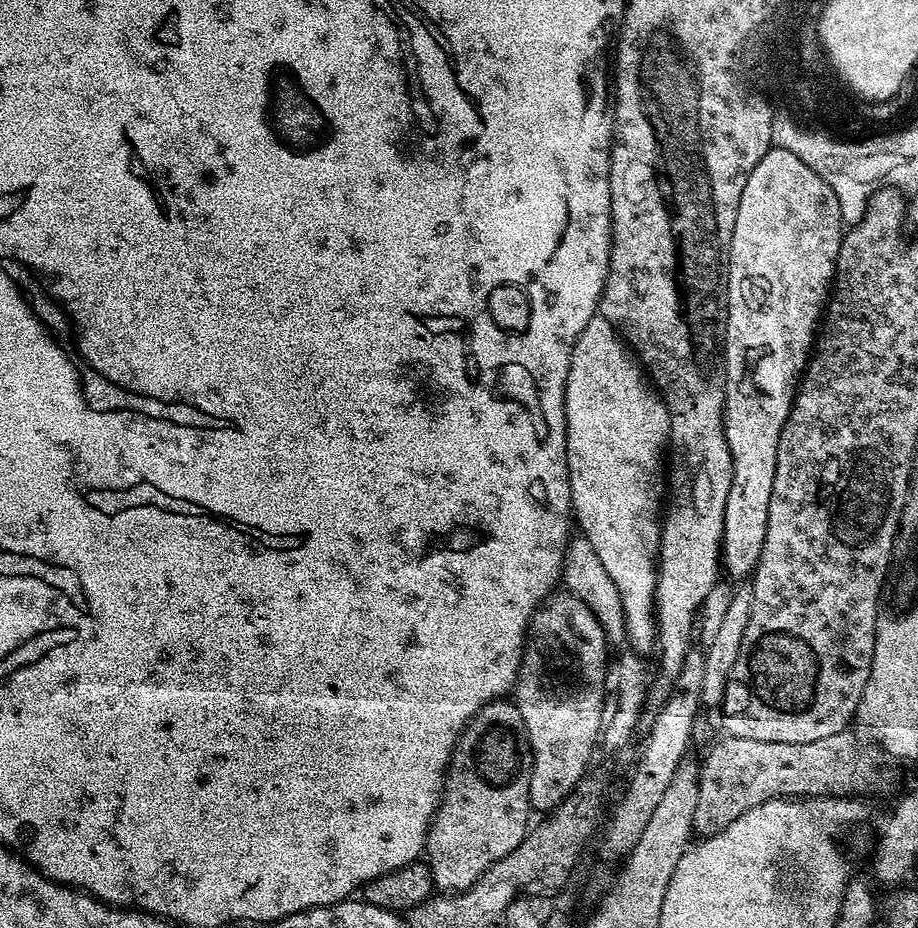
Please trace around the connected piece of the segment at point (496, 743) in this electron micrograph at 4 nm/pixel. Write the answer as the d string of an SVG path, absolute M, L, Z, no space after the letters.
M511 699L492 700L460 732L448 771L444 773L444 790L440 793L440 805L428 828L426 863L432 871L432 883L441 893L459 894L473 888L482 874L494 862L505 860L530 831L528 812L530 805L530 776L532 774L532 748L524 732L522 714Z

